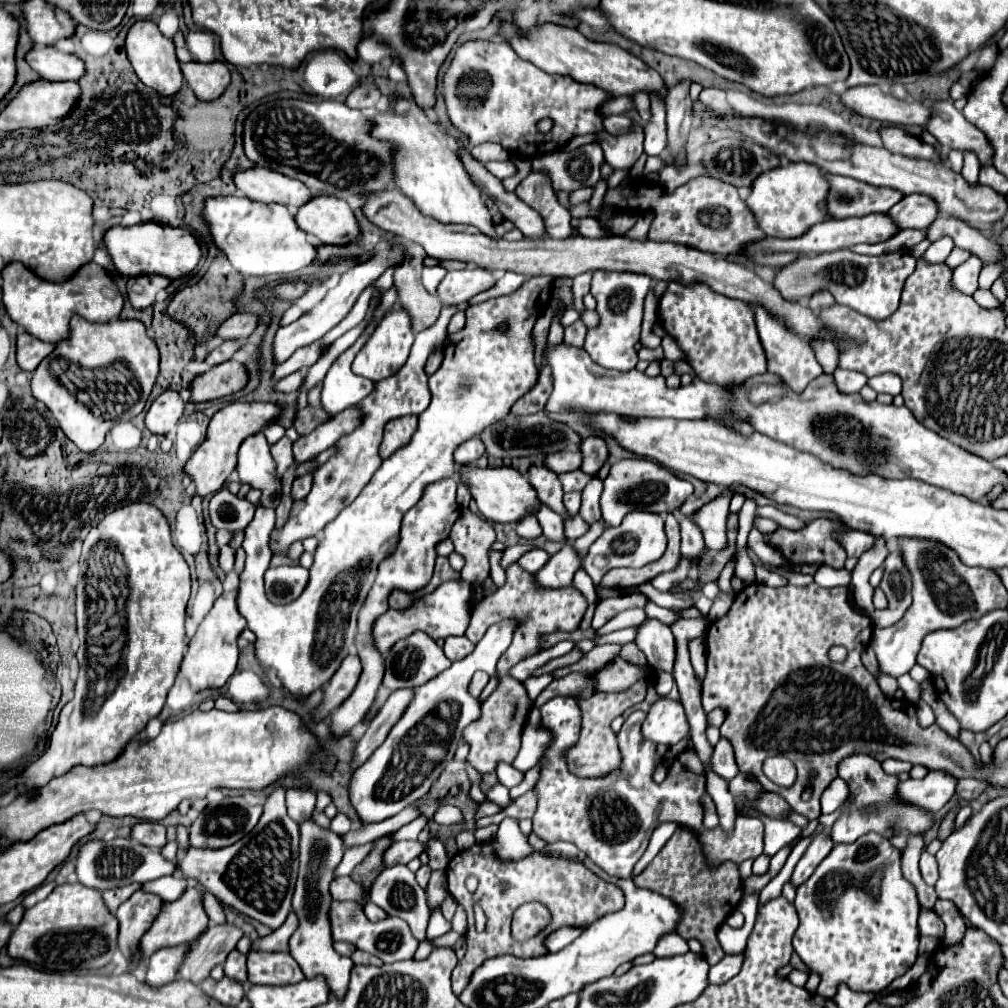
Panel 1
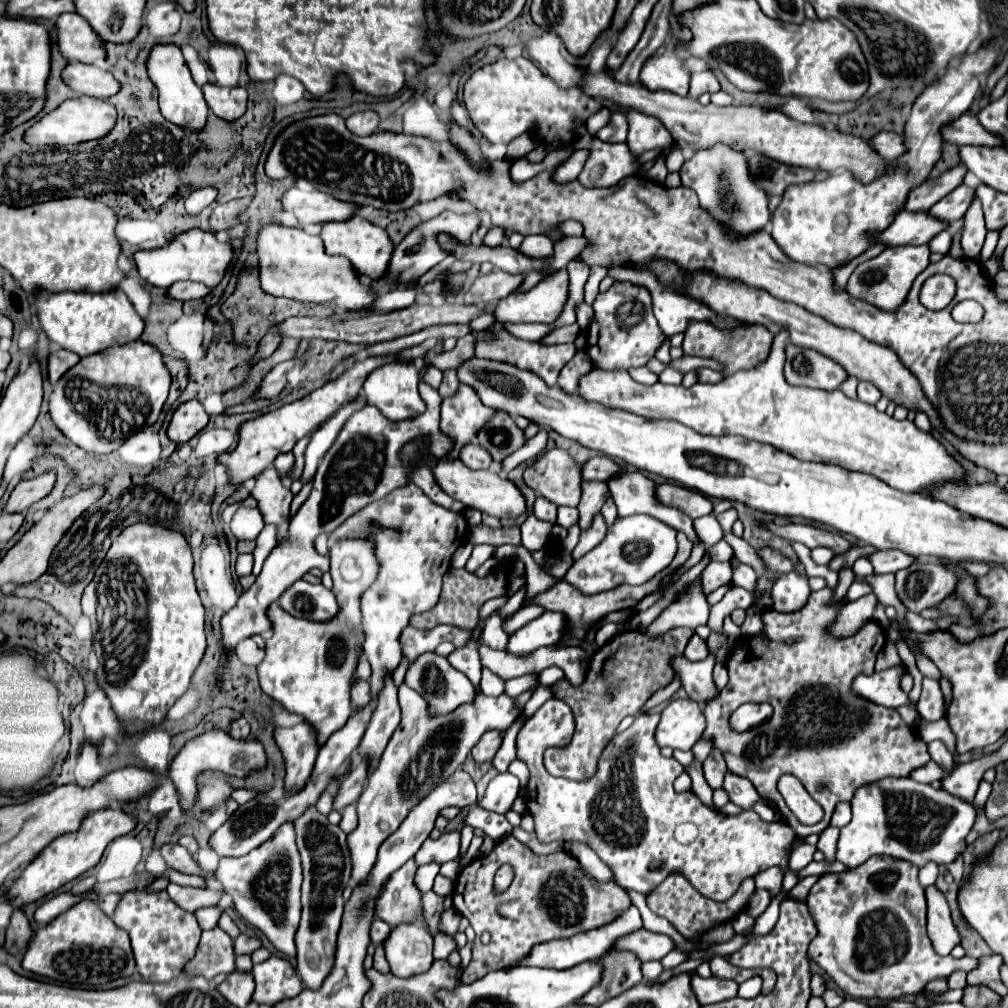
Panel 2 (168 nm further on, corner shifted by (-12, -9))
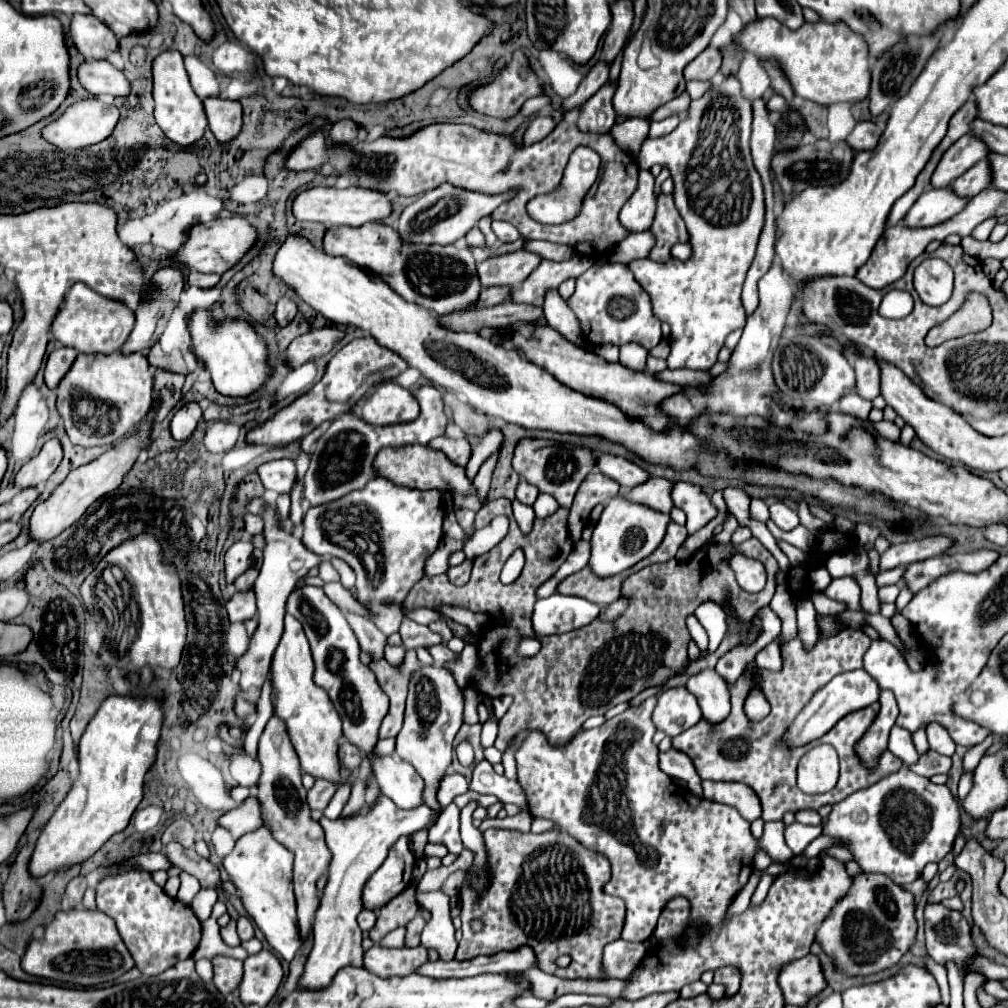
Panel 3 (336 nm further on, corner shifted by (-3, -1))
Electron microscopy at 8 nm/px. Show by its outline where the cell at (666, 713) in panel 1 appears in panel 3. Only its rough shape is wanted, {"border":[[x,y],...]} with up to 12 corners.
{"border":[[685,686],[659,694],[655,728],[669,738],[699,720],[697,700]]}

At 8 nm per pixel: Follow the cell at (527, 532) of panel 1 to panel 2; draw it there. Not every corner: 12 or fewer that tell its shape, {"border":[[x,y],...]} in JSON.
{"border":[[530,514],[522,522],[522,546],[546,550],[552,522]]}

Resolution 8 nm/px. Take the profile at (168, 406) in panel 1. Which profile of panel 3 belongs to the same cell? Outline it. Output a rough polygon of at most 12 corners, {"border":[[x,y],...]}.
{"border":[[197,402],[183,404],[171,418],[175,440],[187,440],[203,410]]}

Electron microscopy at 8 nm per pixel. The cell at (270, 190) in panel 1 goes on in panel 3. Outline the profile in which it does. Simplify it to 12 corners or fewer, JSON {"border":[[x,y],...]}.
{"border":[[307,188],[297,220],[361,226],[389,216],[387,194],[365,188]]}

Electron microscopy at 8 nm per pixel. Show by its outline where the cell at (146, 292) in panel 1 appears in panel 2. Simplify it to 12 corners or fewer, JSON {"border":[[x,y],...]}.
{"border":[[176,282],[168,288],[170,298],[194,300],[212,290],[200,282]]}

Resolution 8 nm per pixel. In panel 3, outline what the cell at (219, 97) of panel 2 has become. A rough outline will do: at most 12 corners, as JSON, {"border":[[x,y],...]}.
{"border":[[203,100],[209,128],[219,142],[241,130],[241,102]]}

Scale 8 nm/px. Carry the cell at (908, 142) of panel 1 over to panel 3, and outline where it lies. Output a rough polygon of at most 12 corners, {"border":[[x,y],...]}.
{"border":[[857,122],[849,134],[853,150],[873,150],[881,130],[875,122]]}

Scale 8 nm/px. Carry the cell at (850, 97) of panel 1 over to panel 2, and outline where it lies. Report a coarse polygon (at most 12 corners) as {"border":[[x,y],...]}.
{"border":[[976,116],[946,126],[944,140],[960,146],[1004,146]]}

